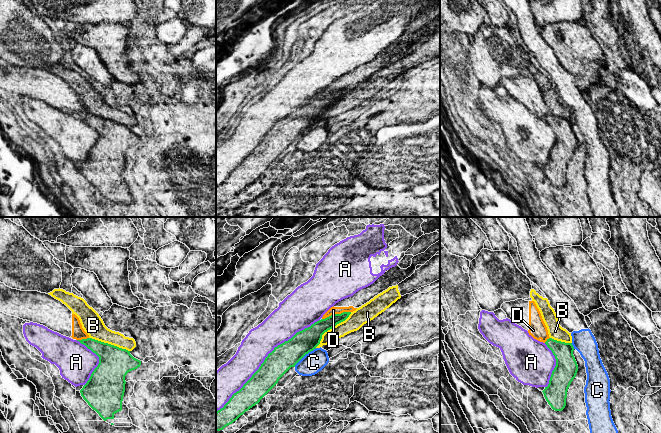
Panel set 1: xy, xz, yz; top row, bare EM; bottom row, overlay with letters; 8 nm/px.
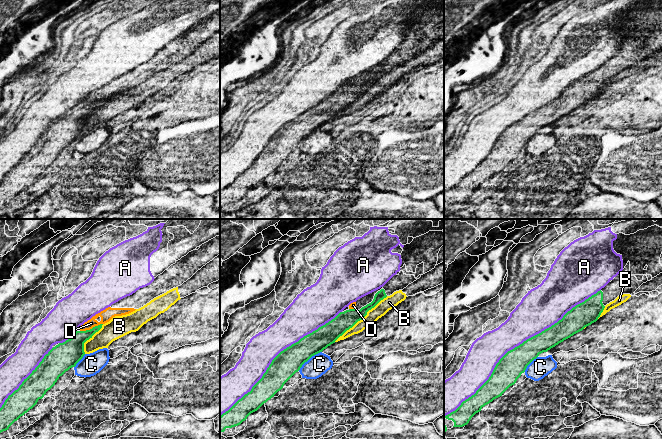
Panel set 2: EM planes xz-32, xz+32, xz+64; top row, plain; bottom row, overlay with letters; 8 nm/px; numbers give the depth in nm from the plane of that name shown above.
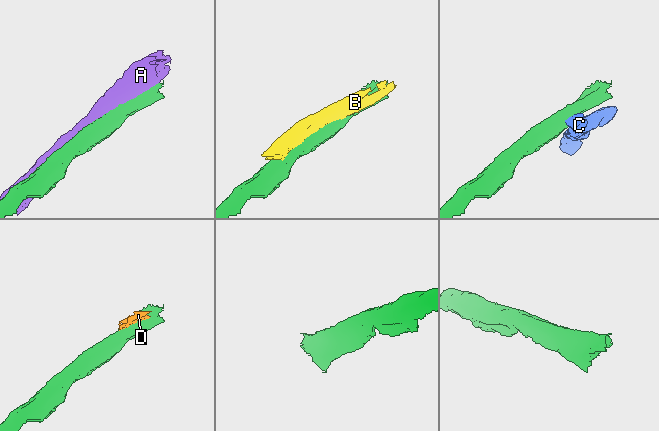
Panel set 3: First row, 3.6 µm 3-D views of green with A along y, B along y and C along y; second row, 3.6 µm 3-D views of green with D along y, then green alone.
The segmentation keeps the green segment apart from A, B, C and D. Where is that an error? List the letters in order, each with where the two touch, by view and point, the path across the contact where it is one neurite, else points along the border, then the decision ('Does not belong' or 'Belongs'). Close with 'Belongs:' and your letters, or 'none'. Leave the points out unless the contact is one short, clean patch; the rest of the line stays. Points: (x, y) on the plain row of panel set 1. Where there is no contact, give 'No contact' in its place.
A: Touches green at xz (265, 135). Does not belong
B: Touches green at xz (331, 104). Does not belong
C: Touches green at xz (305, 130). Boundary: xz (316, 124), (309, 127), (294, 142). Does not belong
D: Touches green at xz (336, 90). Boundary: xz (350, 87), (331, 90), (322, 95). Does not belong
Belongs: none

